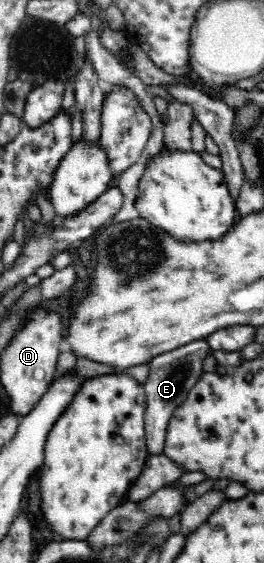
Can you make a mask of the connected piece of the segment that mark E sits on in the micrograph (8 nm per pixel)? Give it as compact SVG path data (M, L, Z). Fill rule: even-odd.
M203 338L191 341L191 343L182 345L173 351L162 353L150 361L148 376L142 384L146 403L144 417L145 443L150 456L164 454L169 421L171 421L171 417L174 417L175 411L187 401L189 393L193 391L193 386L206 372L204 361L207 356L213 355L213 351L206 338Z

